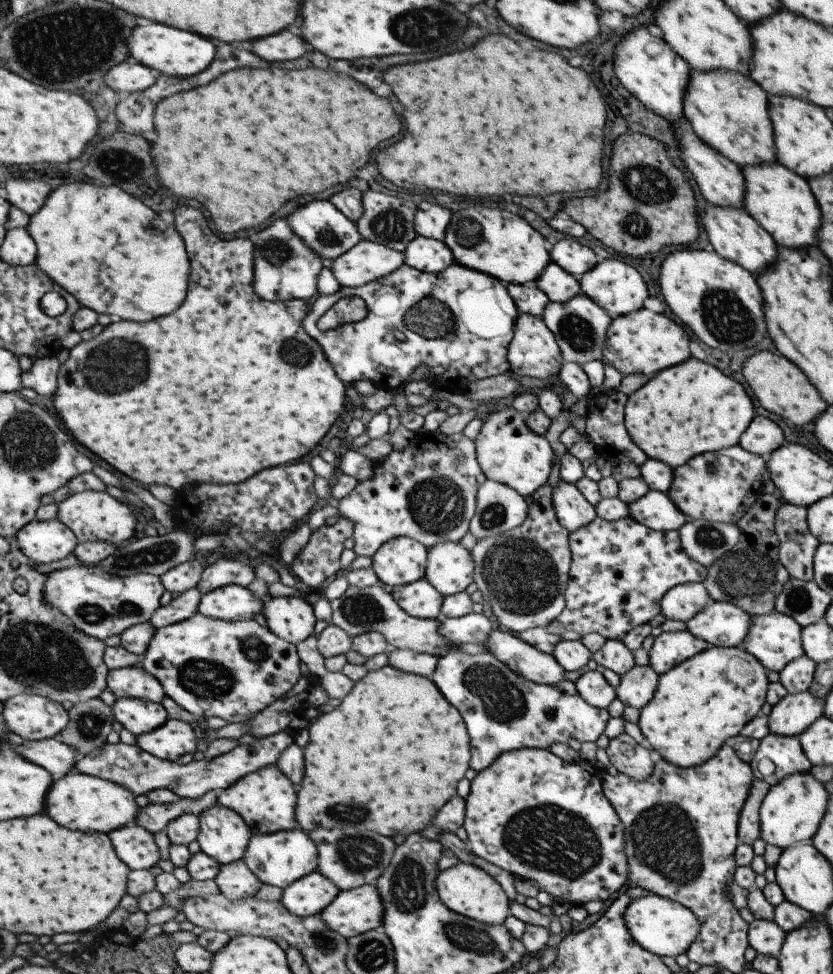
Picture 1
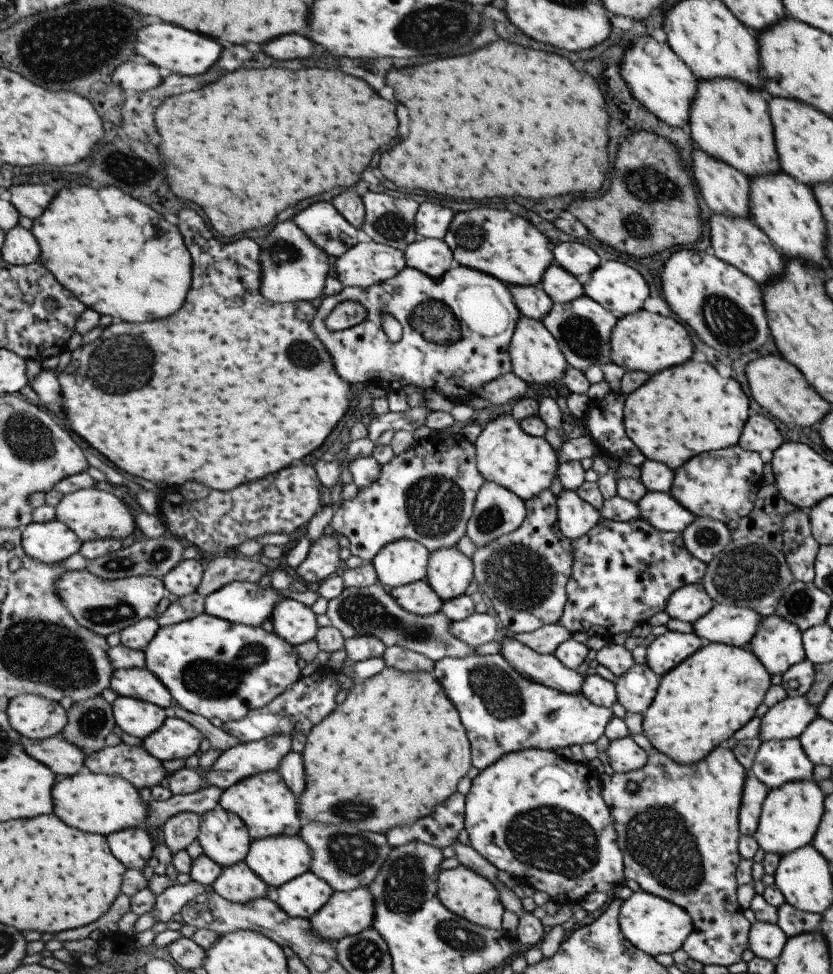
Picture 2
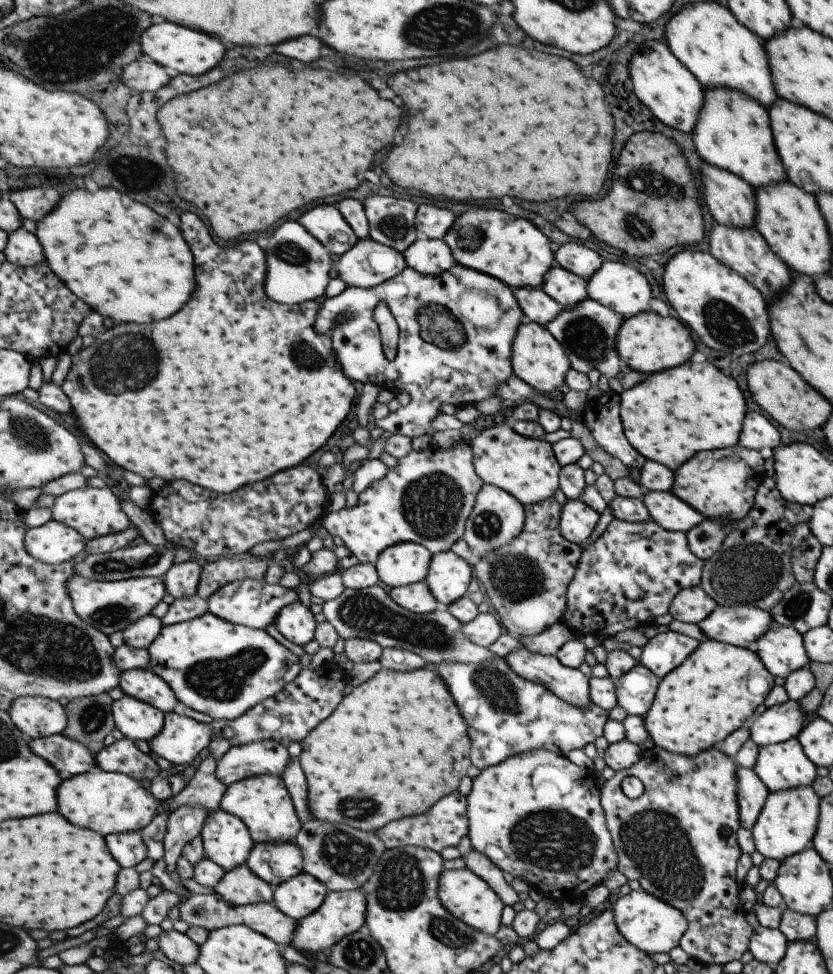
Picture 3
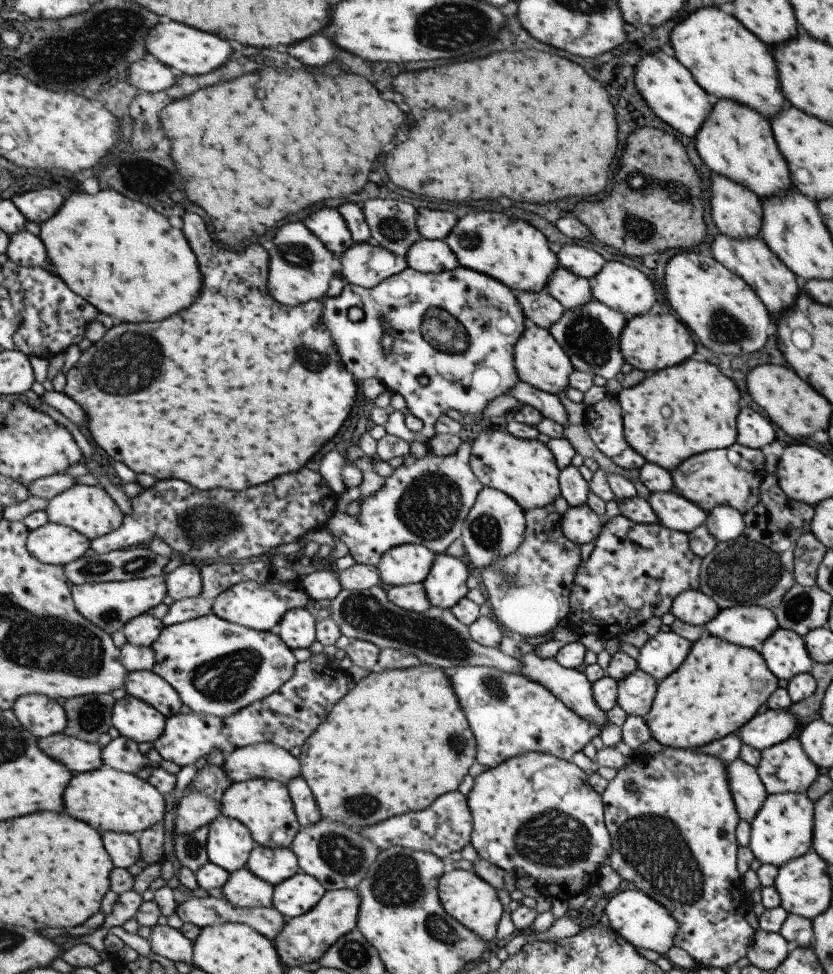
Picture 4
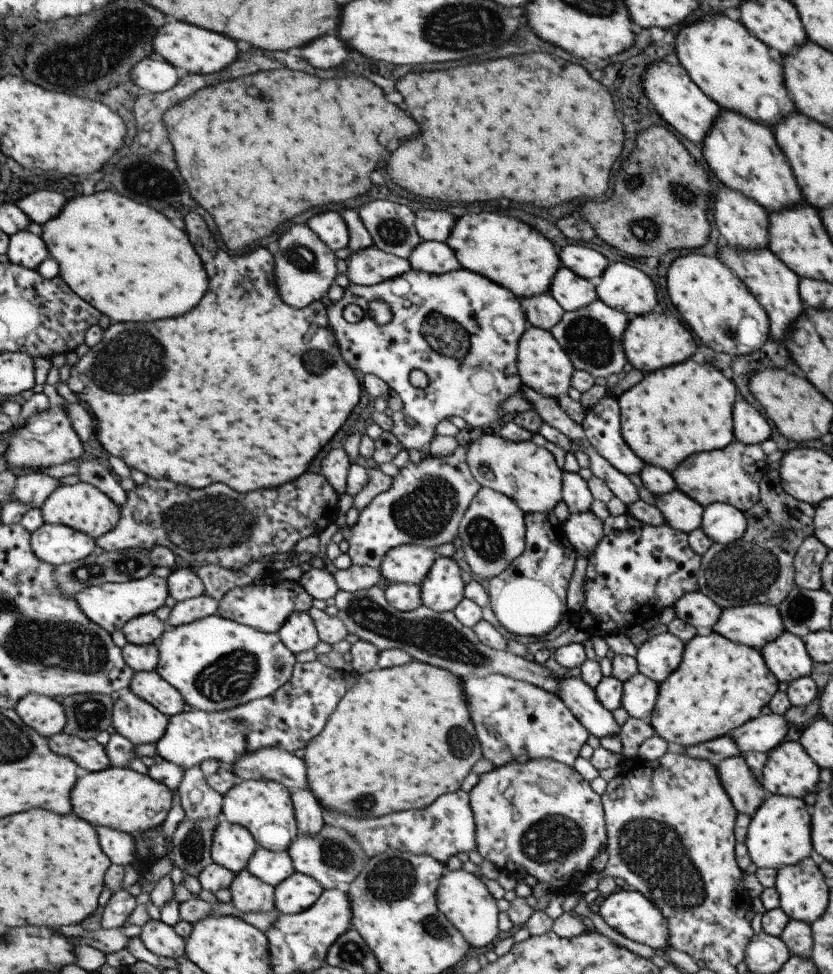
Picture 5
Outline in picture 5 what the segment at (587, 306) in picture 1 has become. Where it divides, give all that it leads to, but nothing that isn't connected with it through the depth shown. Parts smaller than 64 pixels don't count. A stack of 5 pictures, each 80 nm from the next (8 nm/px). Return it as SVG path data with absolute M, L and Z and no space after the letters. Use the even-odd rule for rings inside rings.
M595 299L586 307L564 311L561 320L548 331L563 352L566 352L575 371L588 372L592 377L607 378L609 374L619 374L628 368L621 340L627 323L627 317L623 312L609 308Z

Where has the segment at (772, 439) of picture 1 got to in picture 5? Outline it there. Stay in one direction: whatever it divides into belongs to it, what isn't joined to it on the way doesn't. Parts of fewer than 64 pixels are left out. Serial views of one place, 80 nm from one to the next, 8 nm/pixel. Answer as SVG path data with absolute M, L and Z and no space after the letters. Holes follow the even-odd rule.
M739 396L732 406L732 431L734 440L744 445L759 445L771 434L771 428L761 416L761 411Z

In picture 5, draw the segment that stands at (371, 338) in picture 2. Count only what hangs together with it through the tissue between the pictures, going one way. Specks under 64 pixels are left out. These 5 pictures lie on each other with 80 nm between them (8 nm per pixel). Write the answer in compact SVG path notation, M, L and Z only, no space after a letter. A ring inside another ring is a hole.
M464 268L440 275L407 269L402 275L368 287L349 283L342 288L339 300L329 302L328 317L342 359L349 368L360 375L377 375L399 395L403 408L390 414L389 434L395 436L405 450L418 450L421 459L434 455L431 443L436 438L434 428L440 420L457 415L467 426L487 430L493 420L506 418L500 404L504 398L517 393L522 385L516 369L516 348L527 322L520 300L507 288ZM372 300L382 300L389 307L392 314L389 322L380 325L364 314L359 321L351 324L341 317L341 311L347 304L357 304L366 313ZM411 370L421 370L426 374L427 385L424 388L418 389L409 383L407 376ZM405 418L411 418L417 425L407 426Z

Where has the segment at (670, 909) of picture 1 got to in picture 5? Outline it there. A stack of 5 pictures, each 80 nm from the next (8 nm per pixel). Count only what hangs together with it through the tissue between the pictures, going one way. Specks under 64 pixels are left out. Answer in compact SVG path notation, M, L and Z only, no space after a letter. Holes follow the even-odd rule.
M617 888L617 890L605 897L600 905L598 914L609 928L613 928L621 936L629 938L633 942L646 944L653 950L664 950L668 947L668 926L661 911L640 892Z

